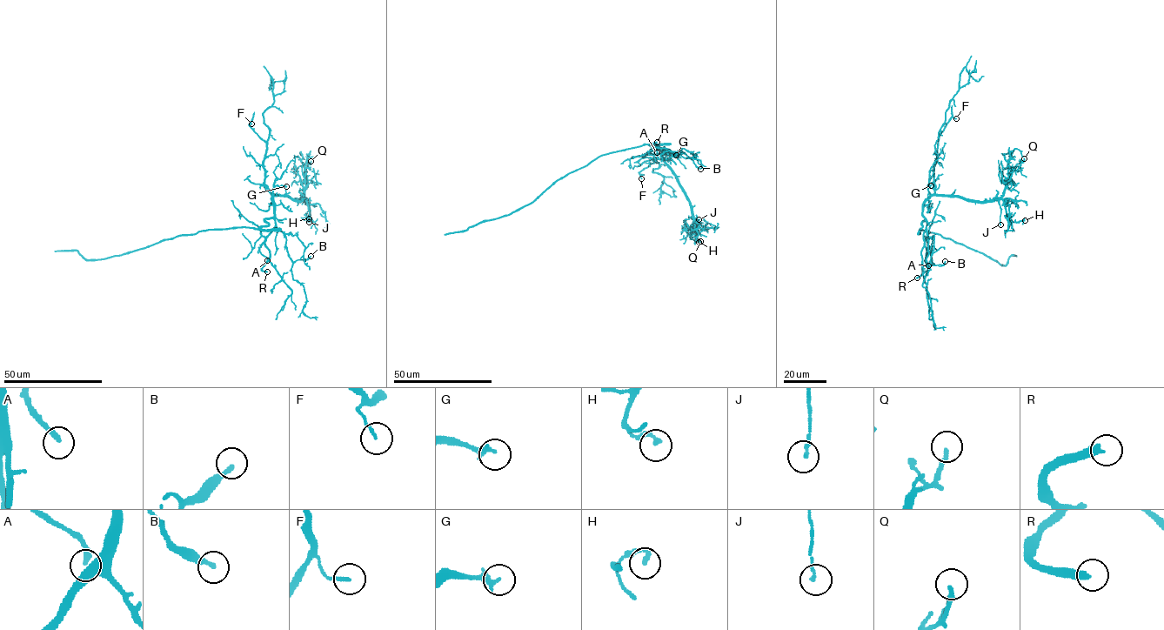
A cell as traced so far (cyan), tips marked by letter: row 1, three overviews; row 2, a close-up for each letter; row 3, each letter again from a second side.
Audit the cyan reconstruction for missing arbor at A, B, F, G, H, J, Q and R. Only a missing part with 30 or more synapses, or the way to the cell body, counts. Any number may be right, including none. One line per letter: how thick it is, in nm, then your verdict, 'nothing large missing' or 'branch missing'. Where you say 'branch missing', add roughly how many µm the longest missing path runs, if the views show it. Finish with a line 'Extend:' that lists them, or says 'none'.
A: calibre 240 nm; nothing large missing
B: calibre 240 nm; nothing large missing
F: calibre 110 nm; nothing large missing
G: calibre 280 nm; nothing large missing
H: calibre 190 nm; nothing large missing
J: calibre 150 nm; nothing large missing
Q: calibre 200 nm; nothing large missing
R: calibre 360 nm; branch missing; missing 30 µm
Extend: R

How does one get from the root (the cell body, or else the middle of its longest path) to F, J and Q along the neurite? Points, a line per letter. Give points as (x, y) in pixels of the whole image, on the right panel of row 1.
F: (922, 230), (919, 231), (925, 219), (923, 204), (934, 193), (933, 166), (938, 137), (950, 118), (956, 118)
J: (922, 230), (919, 231), (925, 219), (923, 204), (933, 195), (957, 196), (980, 201), (998, 200), (1000, 224)
Q: (922, 230), (923, 204), (931, 196), (997, 200), (1008, 170), (1016, 170), (1024, 158)

